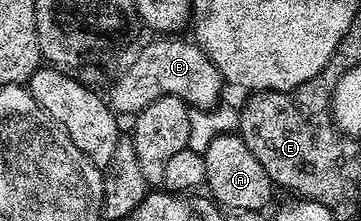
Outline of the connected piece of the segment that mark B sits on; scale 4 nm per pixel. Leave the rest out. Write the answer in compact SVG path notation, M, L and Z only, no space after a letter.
M162 36L159 42L150 42L130 62L130 67L114 82L108 93L108 101L119 115L133 116L138 114L152 100L160 100L160 96L176 96L186 101L191 108L209 108L219 105L224 87L221 72L212 64L212 60L193 40L174 42L173 37Z

